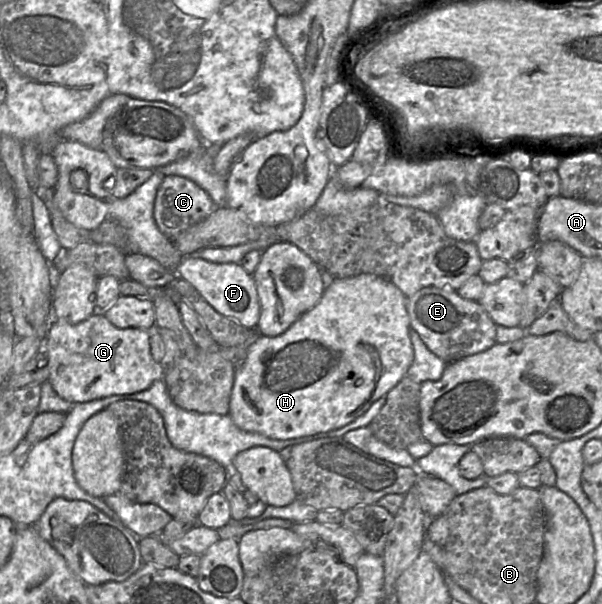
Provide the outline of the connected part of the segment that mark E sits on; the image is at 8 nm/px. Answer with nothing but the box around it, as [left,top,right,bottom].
[406,286,497,364]

